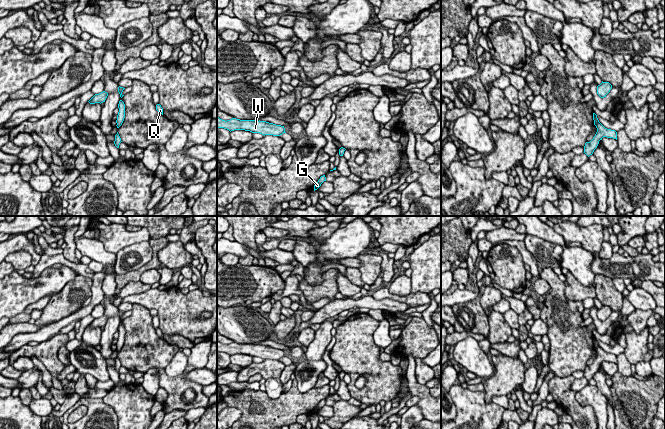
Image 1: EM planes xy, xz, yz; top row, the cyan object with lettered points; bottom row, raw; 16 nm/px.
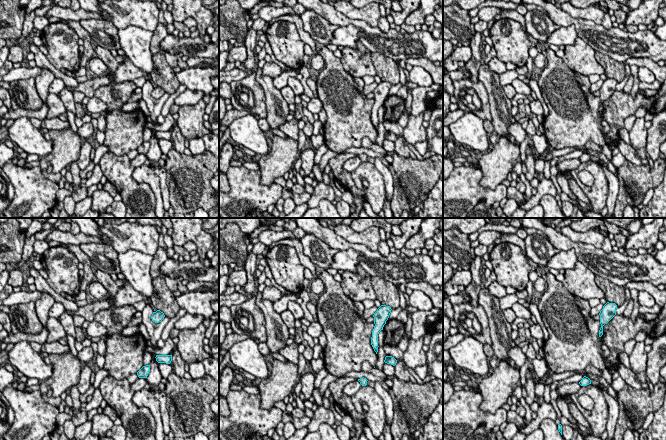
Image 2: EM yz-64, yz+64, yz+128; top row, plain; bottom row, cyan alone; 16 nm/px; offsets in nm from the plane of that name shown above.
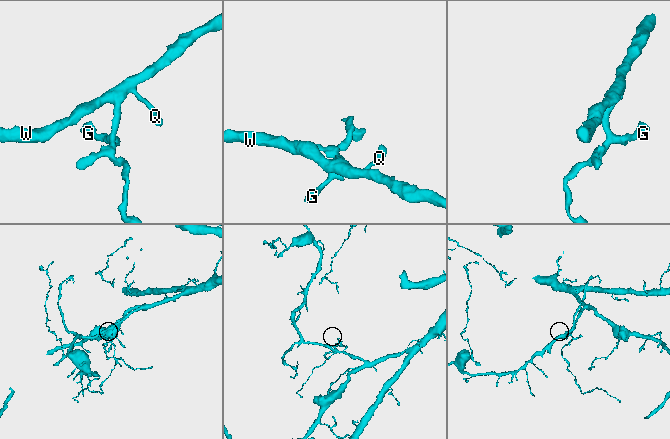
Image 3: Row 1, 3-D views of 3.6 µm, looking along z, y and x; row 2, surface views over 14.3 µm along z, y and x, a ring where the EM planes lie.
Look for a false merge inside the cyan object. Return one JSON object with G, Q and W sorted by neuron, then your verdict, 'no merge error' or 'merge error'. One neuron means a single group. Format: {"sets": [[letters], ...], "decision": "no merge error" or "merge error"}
{"sets": [["G", "Q", "W"]], "decision": "no merge error"}

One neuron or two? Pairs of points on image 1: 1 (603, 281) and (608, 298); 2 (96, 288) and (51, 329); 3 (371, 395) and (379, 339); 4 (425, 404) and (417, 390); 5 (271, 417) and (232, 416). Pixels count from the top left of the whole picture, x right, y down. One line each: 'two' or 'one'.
1: one
2: one
3: two
4: one
5: two

